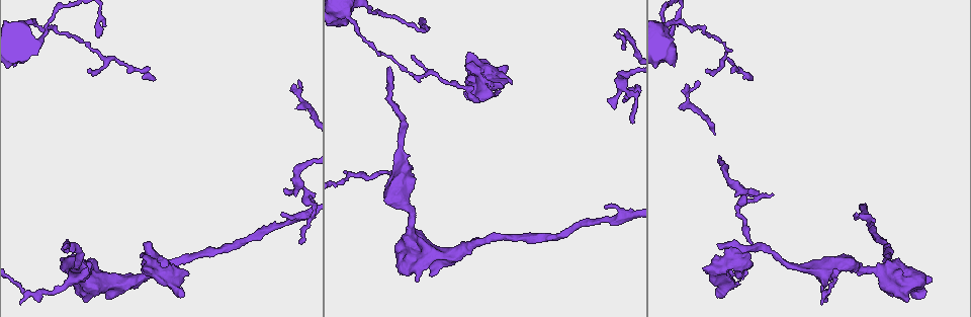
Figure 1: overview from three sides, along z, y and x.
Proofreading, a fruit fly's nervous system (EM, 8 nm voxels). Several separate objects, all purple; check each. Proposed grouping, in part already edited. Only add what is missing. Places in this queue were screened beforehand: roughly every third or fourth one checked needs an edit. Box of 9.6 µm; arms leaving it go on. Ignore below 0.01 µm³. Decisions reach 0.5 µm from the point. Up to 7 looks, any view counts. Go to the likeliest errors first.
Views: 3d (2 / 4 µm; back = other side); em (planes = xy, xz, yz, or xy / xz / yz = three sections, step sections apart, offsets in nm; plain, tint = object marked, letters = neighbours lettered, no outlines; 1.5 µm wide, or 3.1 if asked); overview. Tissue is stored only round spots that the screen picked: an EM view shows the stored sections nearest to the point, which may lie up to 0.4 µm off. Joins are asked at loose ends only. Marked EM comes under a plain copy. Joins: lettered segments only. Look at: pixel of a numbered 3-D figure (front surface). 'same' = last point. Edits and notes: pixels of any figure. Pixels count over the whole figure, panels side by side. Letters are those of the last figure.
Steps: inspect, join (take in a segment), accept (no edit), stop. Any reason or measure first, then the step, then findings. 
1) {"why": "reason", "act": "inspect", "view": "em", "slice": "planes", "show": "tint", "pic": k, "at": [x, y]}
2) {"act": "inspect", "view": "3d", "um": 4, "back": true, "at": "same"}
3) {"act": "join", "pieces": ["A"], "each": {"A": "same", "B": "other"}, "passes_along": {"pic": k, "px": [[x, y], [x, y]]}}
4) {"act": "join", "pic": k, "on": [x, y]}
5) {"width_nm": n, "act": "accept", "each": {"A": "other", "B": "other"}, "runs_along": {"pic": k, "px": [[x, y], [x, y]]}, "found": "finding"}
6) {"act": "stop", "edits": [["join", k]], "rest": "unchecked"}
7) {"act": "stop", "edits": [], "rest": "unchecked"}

{"act": "inspect", "view": "3d", "um": 4, "back": true, "pic": 1, "at": [507, 65]}

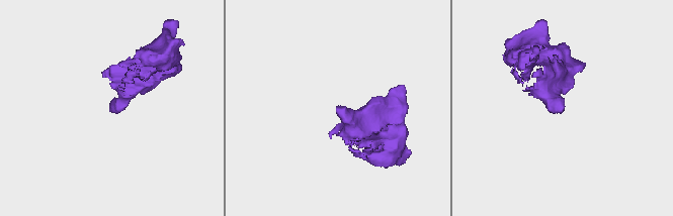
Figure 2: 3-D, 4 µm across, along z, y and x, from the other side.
{"act": "inspect", "view": "em", "slice": "yz", "step": 4, "show": "letters", "pic": 2, "at": [110, 108]}

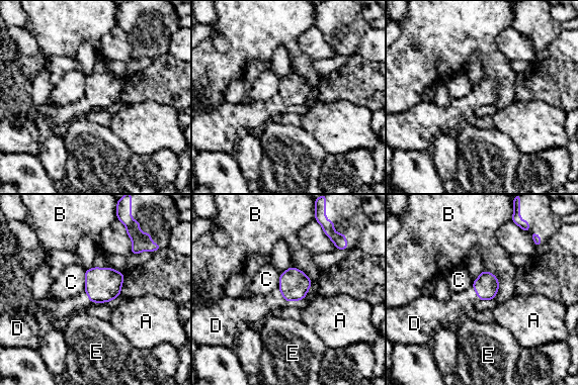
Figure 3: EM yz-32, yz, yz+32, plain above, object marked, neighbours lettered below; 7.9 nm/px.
{"longest_contact_nm": ["B", 300], "act": "join", "pieces": ["D"], "each": {"A": "other", "B": "other", "C": "other", "D": "same", "E": "other"}, "found": "it goes on there"}

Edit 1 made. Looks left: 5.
{"act": "inspect", "view": "overview"}

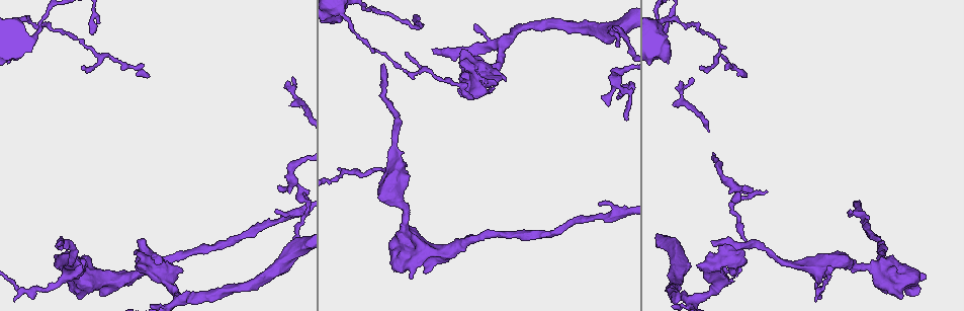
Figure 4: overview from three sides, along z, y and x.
{"act": "inspect", "view": "em", "slice": "planes", "show": "tint", "pic": 4, "at": [616, 98]}

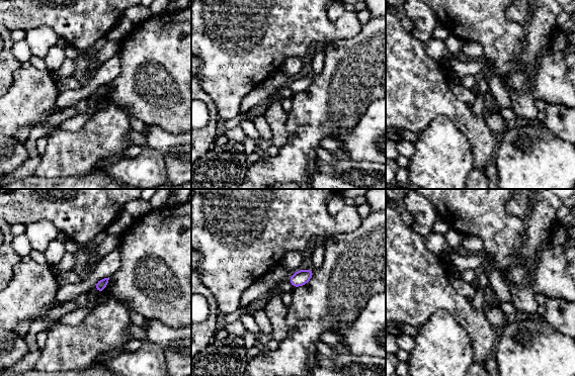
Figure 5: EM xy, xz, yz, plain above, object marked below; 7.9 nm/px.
{"why": "what lies round it", "act": "inspect", "view": "em", "slice": "planes", "show": "letters", "at": "same"}

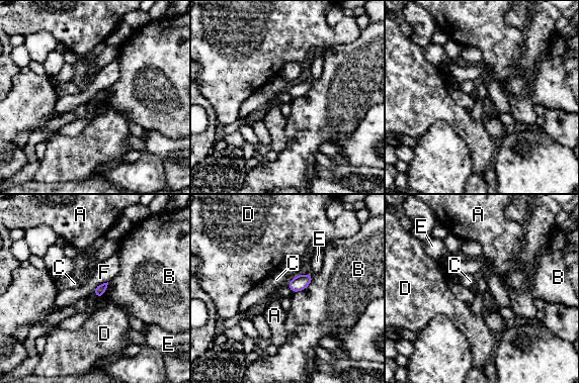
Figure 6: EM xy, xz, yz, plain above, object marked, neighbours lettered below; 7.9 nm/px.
{"act": "accept", "each": {"A": "other", "B": "other", "C": "other", "D": "other", "E": "other", "F": "other"}, "border": {"pic": 6, "px": [[107, 281], [99, 284], [93, 293]]}, "found": "no lettered segment goes on from it"}

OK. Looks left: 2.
{"why": "branch stops here", "act": "inspect", "view": "3d", "um": 4, "pic": 4, "at": [332, 22]}

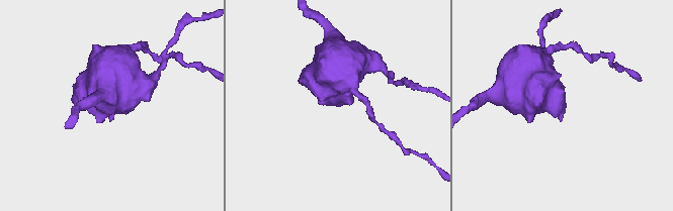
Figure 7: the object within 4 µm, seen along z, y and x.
{"act": "inspect", "view": "em", "slice": "yz", "step": 8, "show": "letters", "pic": 7, "at": [112, 117]}

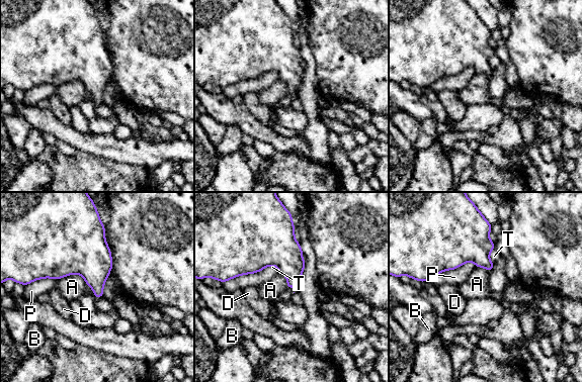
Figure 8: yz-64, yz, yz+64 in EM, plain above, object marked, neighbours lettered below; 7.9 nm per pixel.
{"act": "accept", "each": {"A": "other", "B": "other", "D": "other", "P": "other", "T": "other"}, "found": "none of them fits"}

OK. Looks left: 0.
{"act": "stop", "edits": [["join", 3]], "rest": "unchecked"}

